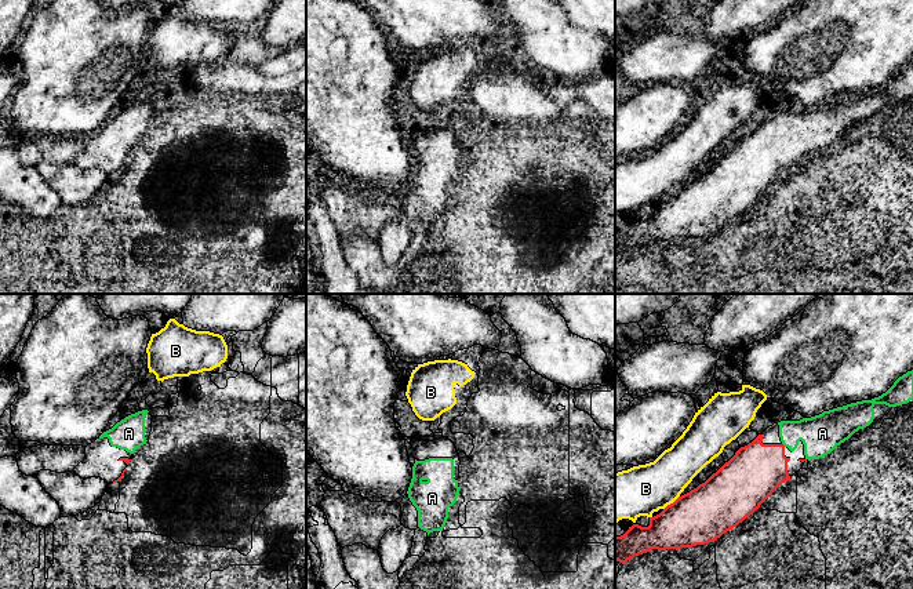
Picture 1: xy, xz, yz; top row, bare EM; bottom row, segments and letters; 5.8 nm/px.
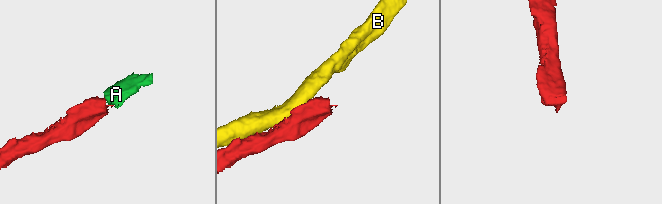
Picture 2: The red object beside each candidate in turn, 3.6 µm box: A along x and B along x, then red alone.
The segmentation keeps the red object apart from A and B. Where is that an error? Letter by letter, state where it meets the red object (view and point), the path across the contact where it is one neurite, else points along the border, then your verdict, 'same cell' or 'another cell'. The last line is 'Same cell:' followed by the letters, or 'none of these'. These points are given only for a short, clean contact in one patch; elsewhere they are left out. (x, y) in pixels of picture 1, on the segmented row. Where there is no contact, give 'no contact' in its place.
A: no contact; same cell
B: meets red in yz at (670, 504); another cell
Same cell: A

